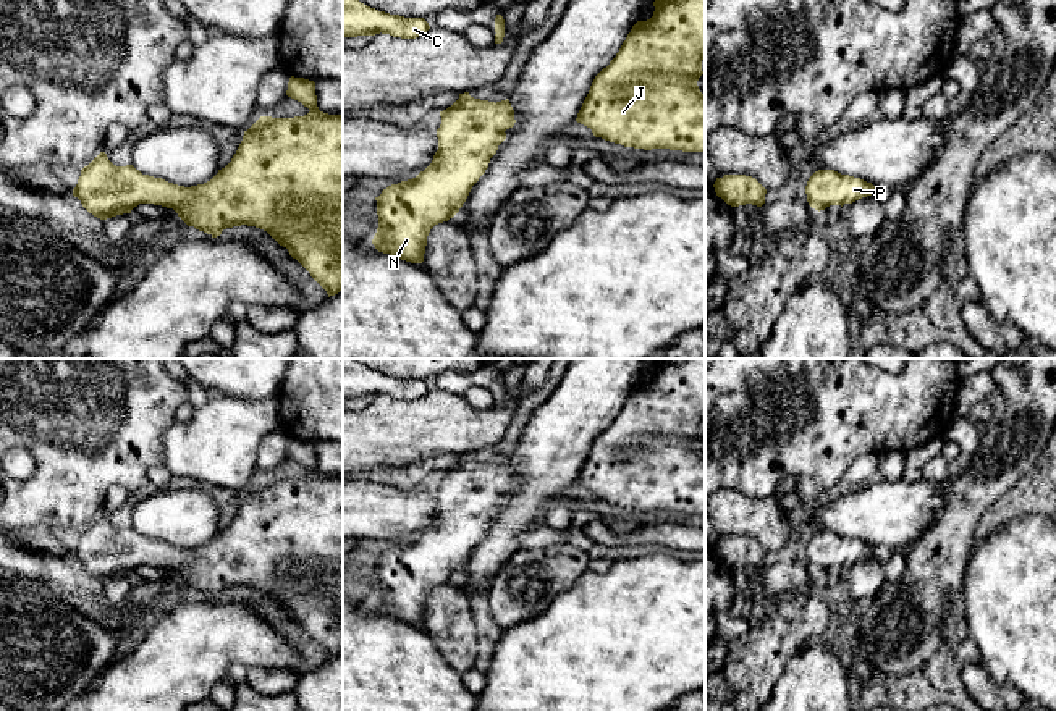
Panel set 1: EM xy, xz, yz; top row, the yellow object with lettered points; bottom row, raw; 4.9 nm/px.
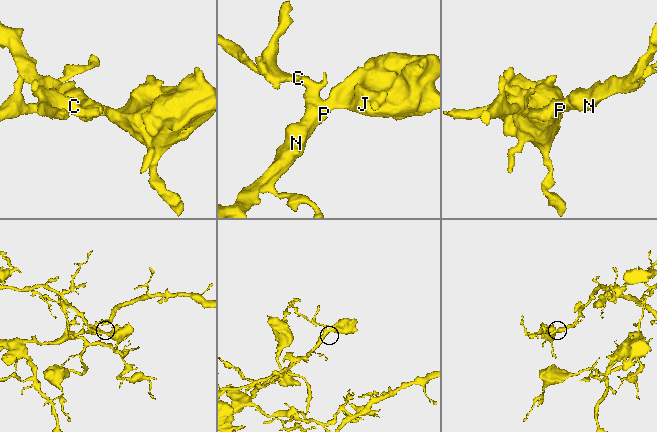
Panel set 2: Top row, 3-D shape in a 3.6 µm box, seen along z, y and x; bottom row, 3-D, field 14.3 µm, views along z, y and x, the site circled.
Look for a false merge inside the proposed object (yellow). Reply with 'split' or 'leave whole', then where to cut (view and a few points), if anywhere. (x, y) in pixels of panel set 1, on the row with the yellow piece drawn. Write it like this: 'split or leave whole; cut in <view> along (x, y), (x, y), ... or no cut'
leave whole; no cut

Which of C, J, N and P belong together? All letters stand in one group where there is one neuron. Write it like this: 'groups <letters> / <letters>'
groups C J N P

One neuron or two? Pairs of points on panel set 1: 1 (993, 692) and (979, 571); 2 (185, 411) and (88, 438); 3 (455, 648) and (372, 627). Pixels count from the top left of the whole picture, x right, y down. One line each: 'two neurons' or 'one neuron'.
1: two neurons
2: two neurons
3: two neurons

